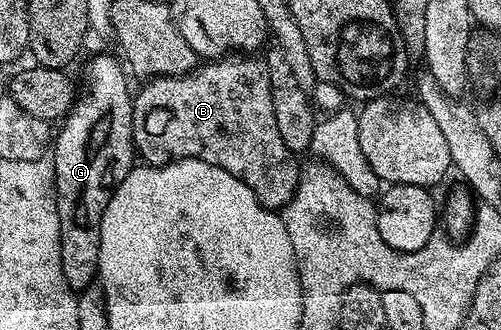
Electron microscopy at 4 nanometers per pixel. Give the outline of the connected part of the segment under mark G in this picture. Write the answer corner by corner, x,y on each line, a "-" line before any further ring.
100,54
89,60
88,71
84,74
88,91
85,94
83,91
72,109
64,115
59,123
60,131
55,131
54,145
50,150
56,177
62,276
66,276
66,284
70,284
70,288
77,292
97,281
102,212
106,212
106,204
110,204
110,196
117,184
134,165
134,94
131,89
128,91
128,82
124,79
125,67
117,62
108,54

